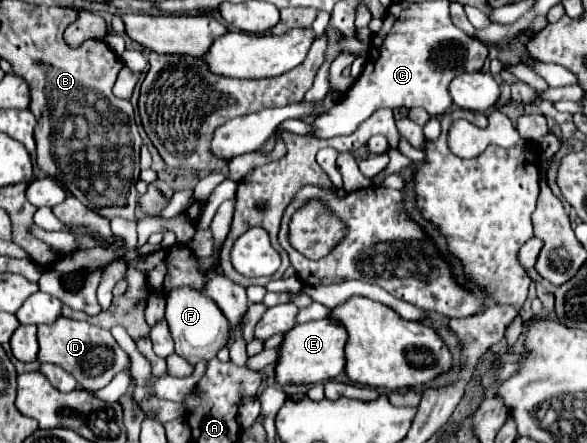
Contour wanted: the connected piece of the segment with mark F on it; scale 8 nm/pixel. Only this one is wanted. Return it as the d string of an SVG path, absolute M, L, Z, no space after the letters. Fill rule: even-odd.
M185 286L185 288L177 288L171 294L167 294L165 300L167 300L165 320L175 340L175 354L179 354L181 358L185 358L187 362L195 366L199 360L215 358L217 352L223 346L227 346L229 322L209 296Z

